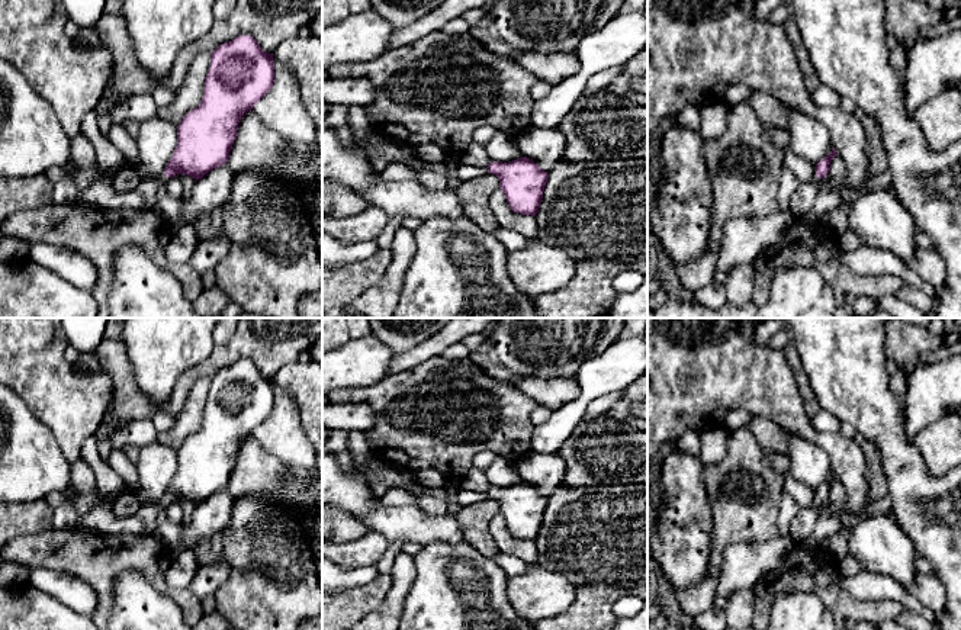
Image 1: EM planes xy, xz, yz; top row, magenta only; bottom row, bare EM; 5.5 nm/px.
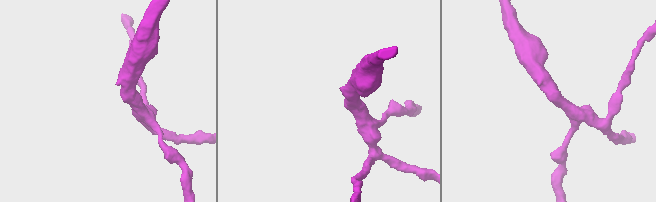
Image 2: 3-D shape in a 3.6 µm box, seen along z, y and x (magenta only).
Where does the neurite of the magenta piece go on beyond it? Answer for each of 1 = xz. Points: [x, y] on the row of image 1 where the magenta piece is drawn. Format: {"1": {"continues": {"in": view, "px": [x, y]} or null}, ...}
{"1": {"continues": null}}

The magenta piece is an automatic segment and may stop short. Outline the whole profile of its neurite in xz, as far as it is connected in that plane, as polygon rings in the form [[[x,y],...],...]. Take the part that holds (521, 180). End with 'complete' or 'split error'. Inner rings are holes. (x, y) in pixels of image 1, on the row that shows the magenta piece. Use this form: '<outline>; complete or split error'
[[[523,155],[508,163],[491,161],[486,170],[499,179],[498,187],[511,210],[536,216],[547,183],[547,171]]]; complete

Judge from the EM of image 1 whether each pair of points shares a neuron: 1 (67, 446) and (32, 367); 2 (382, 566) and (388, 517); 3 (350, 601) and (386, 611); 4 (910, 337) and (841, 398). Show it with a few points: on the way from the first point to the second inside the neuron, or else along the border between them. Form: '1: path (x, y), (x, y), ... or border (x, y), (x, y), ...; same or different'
1: path (67, 427), (67, 402), (51, 386); same
2: border (391, 543), (401, 546); different
3: border (392, 577), (394, 585), (385, 601), (367, 614); different
4: border (884, 333), (884, 354), (889, 359); different

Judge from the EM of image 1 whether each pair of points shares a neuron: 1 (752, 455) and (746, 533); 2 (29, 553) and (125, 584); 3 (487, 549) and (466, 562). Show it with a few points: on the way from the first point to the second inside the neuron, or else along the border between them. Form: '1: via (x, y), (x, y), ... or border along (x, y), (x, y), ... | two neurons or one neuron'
1: via (762, 473), (768, 491), (751, 514) | one neuron
2: border along (138, 569), (124, 569), (118, 575), (109, 614) | two neurons
3: border along (466, 540), (491, 558) | two neurons

